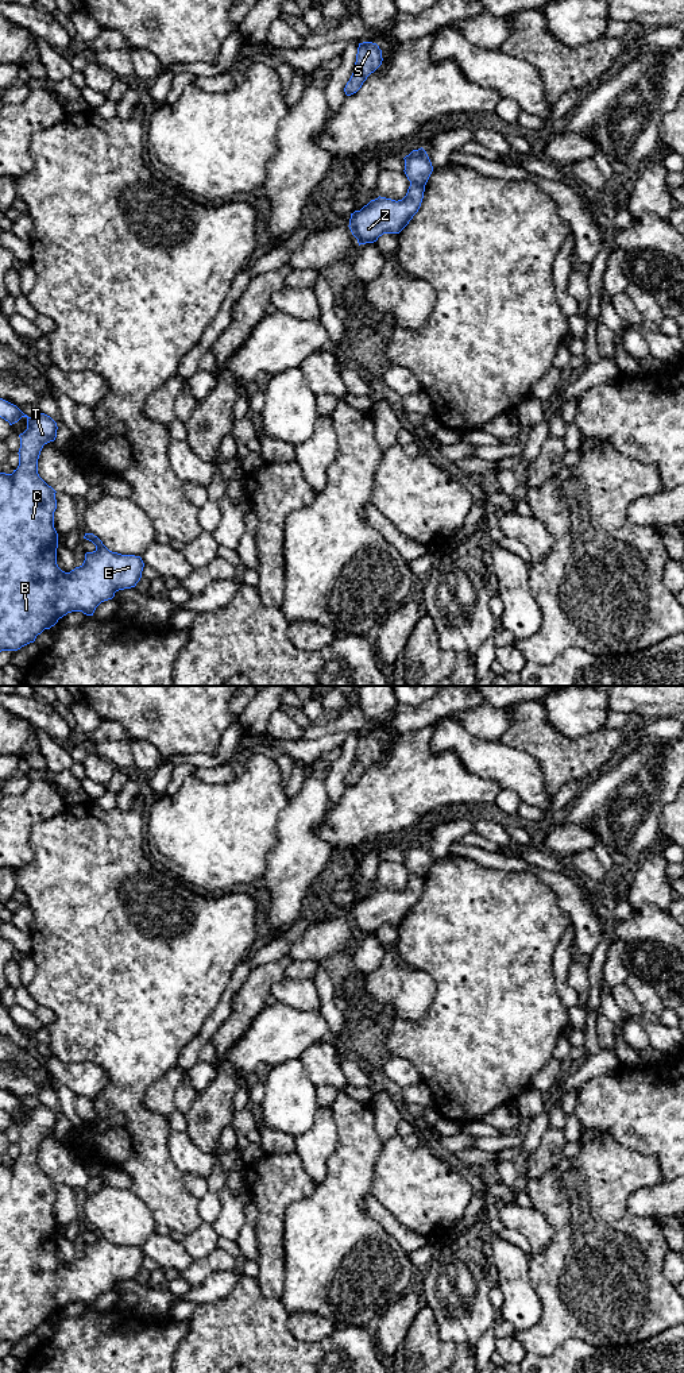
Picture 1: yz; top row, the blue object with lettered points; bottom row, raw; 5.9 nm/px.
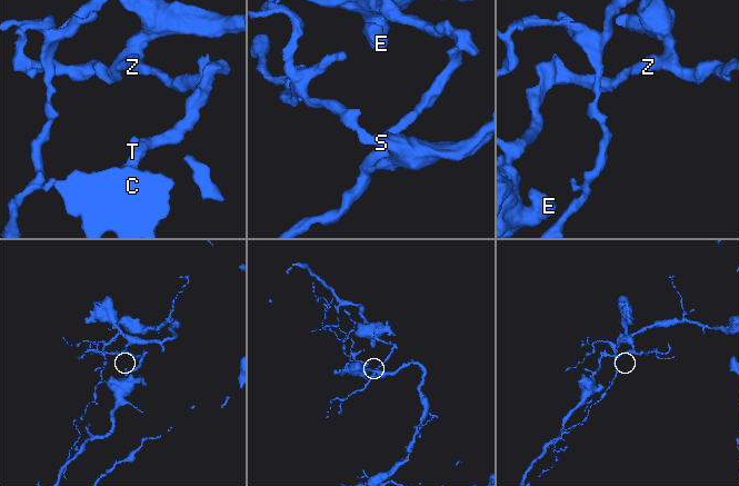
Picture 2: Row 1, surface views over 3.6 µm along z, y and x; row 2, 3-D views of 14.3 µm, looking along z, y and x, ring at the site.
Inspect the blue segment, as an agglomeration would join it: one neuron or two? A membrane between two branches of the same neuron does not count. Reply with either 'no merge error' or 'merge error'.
merge error

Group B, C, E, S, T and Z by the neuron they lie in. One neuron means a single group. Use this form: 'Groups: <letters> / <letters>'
Groups: B C E T Z / S

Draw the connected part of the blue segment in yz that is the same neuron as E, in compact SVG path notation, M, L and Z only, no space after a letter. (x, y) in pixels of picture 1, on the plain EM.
M0 1089L0 1108L9 1114L27 1110L27 1121L19 1126L19 1157L12 1165L0 1164L0 1343L18 1342L34 1334L45 1320L54 1318L59 1310L72 1303L82 1303L93 1307L96 1299L115 1288L115 1284L135 1278L142 1269L144 1254L140 1247L121 1246L109 1242L93 1224L85 1224L84 1230L96 1237L93 1243L85 1245L85 1251L70 1264L62 1262L57 1256L58 1224L54 1219L54 1203L57 1200L55 1181L38 1165L38 1150L45 1135L57 1129L57 1114L47 1106L28 1108L16 1096Z

